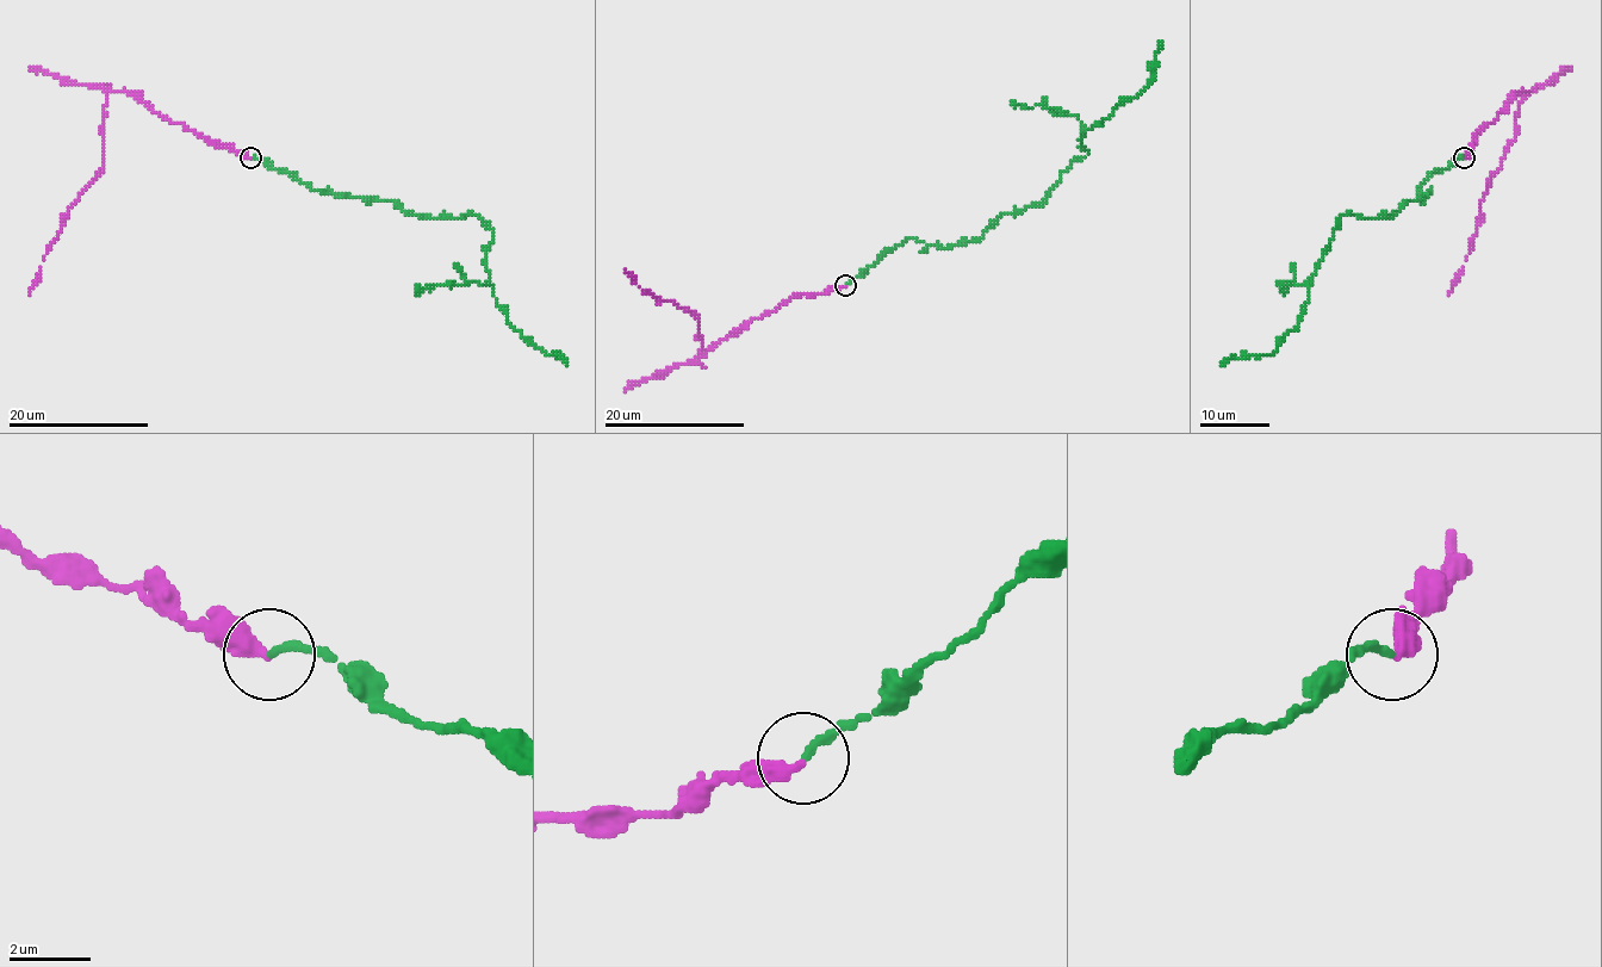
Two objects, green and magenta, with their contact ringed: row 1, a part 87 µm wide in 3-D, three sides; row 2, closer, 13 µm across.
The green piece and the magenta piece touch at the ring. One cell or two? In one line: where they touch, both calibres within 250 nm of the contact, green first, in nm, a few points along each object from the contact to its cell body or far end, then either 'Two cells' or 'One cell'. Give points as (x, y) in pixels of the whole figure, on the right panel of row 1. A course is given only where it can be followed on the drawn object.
Place: (1464, 157). Thickness 220 nm (green) against 400 nm. Course of green: (1464, 157), (1416, 188), (1427, 196), (1386, 217), (1337, 218), (1297, 326), (1271, 354), (1219, 366). Course of magenta: (1465, 157), (1473, 136), (1517, 92), (1531, 92), (1517, 106), (1516, 138), (1490, 180), (1472, 247), (1447, 295). One cell

